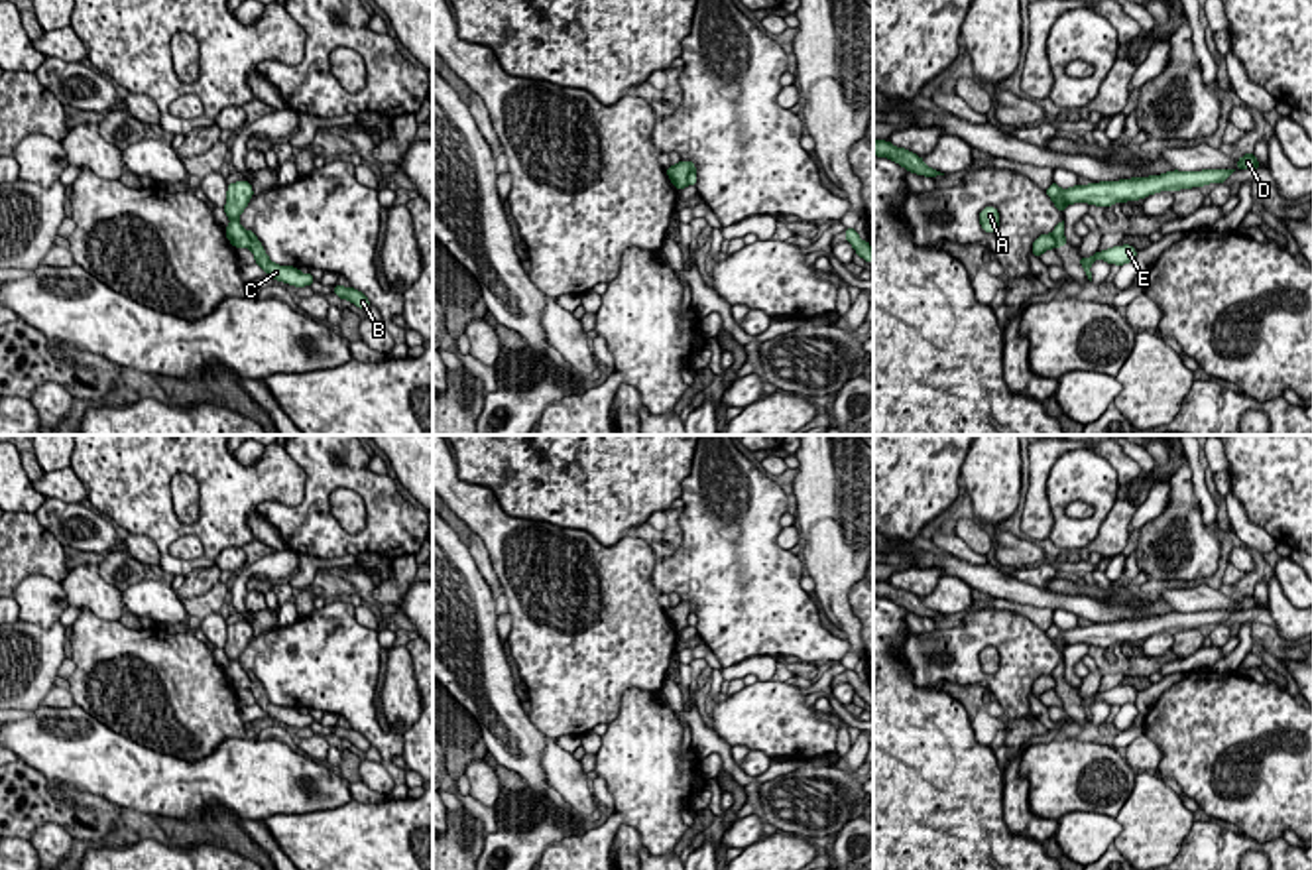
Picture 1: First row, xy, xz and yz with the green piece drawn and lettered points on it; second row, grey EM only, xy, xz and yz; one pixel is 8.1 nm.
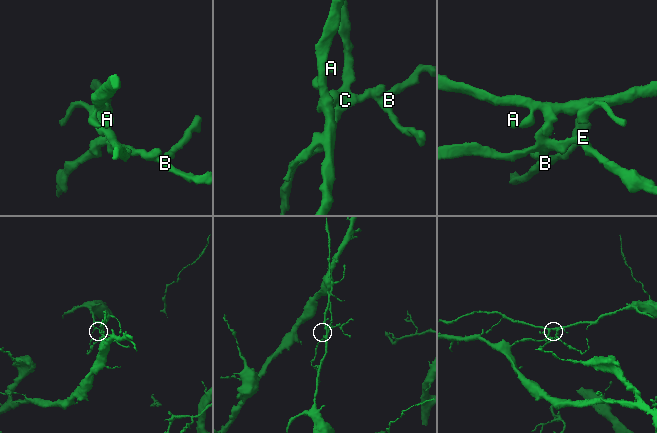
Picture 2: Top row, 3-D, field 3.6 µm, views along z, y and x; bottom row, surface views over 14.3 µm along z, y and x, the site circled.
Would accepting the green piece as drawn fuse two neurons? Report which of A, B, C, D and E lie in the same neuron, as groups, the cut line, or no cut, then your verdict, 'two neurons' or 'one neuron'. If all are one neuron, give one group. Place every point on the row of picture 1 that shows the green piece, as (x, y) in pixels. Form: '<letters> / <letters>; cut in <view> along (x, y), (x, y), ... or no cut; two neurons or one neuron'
A D / B C E; cut in yz along (1051, 233), (1057, 247); two neurons

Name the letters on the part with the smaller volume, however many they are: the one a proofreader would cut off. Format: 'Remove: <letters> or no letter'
Remove: A, D

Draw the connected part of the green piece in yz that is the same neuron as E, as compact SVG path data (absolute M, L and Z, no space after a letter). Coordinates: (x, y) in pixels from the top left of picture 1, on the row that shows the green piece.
M1131 244L1125 246L1113 246L1103 252L1096 252L1092 258L1078 258L1078 262L1084 266L1086 278L1092 281L1090 266L1094 260L1105 260L1107 264L1123 266L1127 262L1135 262L1137 250Z

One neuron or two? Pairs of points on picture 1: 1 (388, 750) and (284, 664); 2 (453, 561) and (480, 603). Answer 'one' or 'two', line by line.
1: one
2: one

